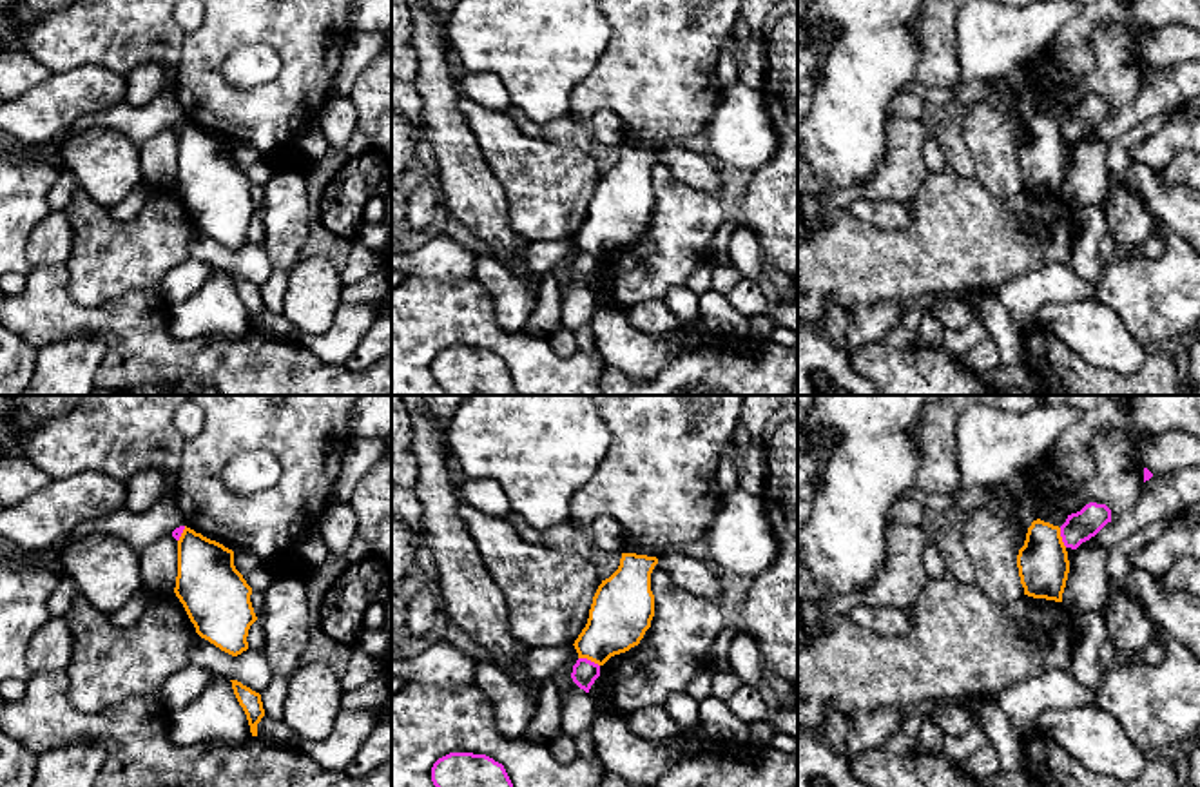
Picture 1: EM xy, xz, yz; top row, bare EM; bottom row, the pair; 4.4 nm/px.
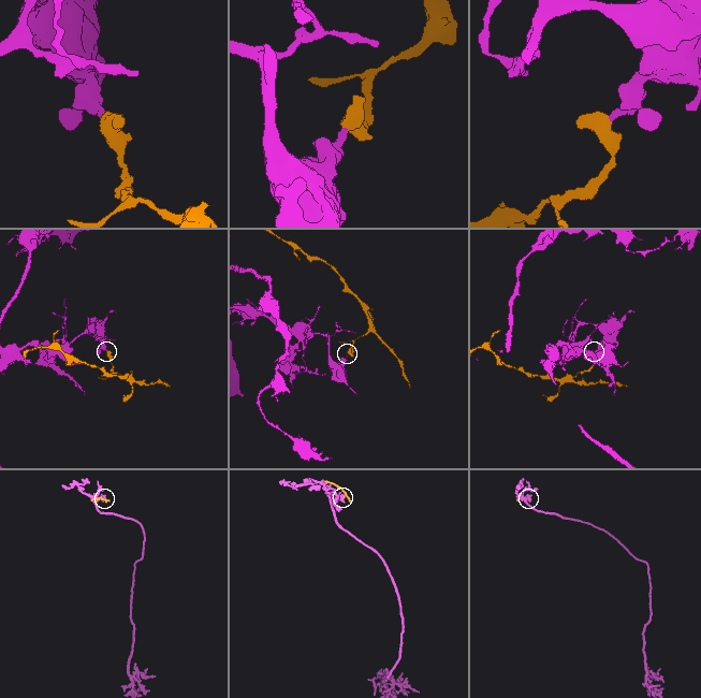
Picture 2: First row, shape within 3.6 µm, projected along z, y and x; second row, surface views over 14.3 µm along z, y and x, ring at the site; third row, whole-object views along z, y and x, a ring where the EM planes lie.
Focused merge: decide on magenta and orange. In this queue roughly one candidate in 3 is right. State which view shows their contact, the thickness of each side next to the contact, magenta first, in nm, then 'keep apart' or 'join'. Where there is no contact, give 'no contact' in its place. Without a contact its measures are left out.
contact in xz; calibres 110 and 280 nm; keep apart

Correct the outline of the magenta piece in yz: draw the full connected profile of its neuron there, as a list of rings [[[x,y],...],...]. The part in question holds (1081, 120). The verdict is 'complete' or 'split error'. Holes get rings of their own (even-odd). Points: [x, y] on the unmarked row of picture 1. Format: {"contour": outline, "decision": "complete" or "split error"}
{"contour": [[[1089,96],[1080,105],[1068,109],[1060,120],[1062,136],[1066,141],[1077,143],[1108,116],[1111,116],[1111,103],[1106,98]]], "decision": "complete"}

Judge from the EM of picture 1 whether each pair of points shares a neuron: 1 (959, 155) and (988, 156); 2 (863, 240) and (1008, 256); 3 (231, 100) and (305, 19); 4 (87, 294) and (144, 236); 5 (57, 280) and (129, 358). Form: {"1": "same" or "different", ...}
{"1": "different", "2": "same", "3": "same", "4": "same", "5": "same"}

